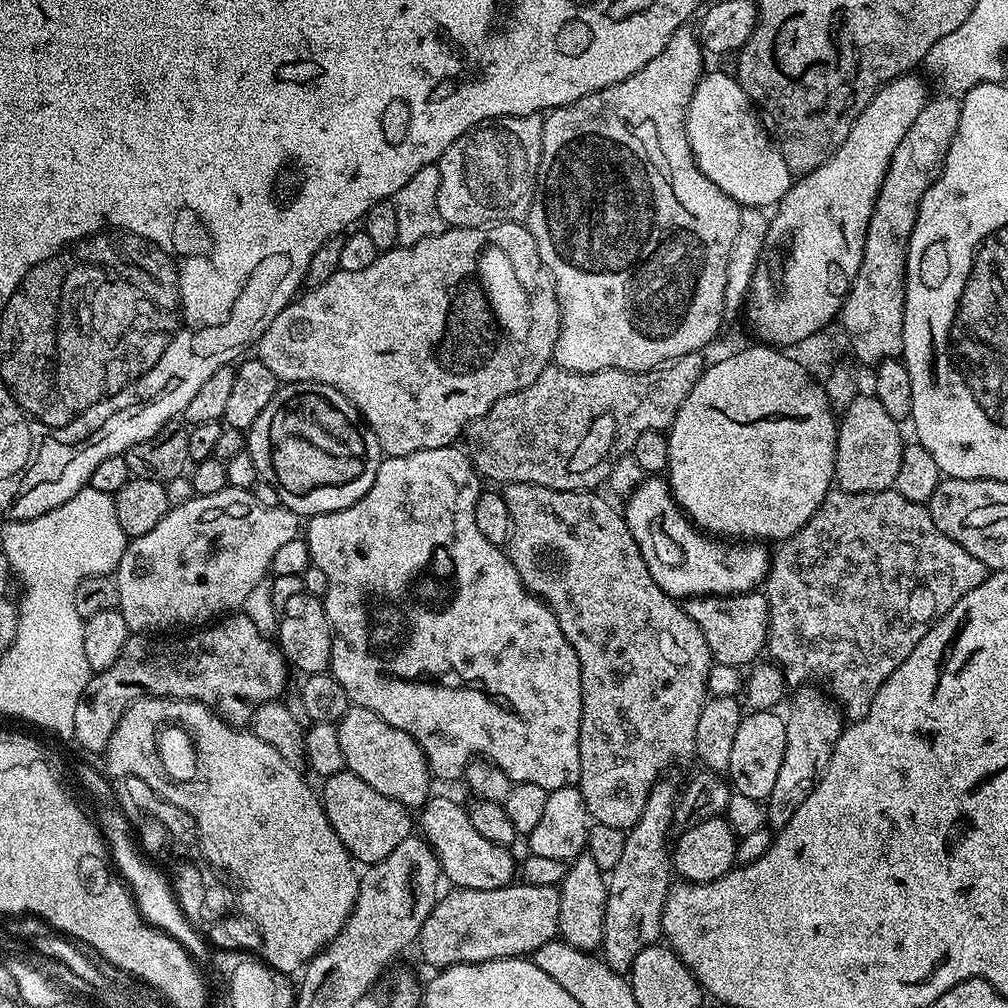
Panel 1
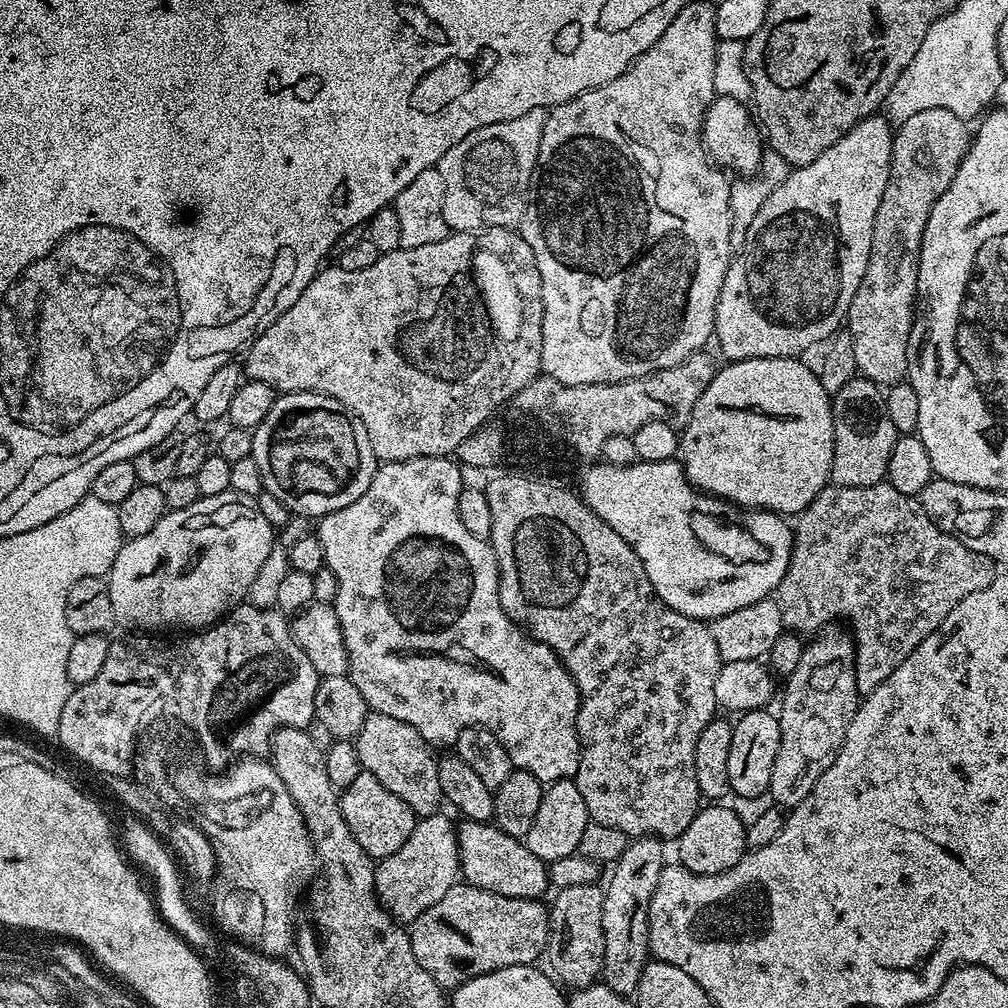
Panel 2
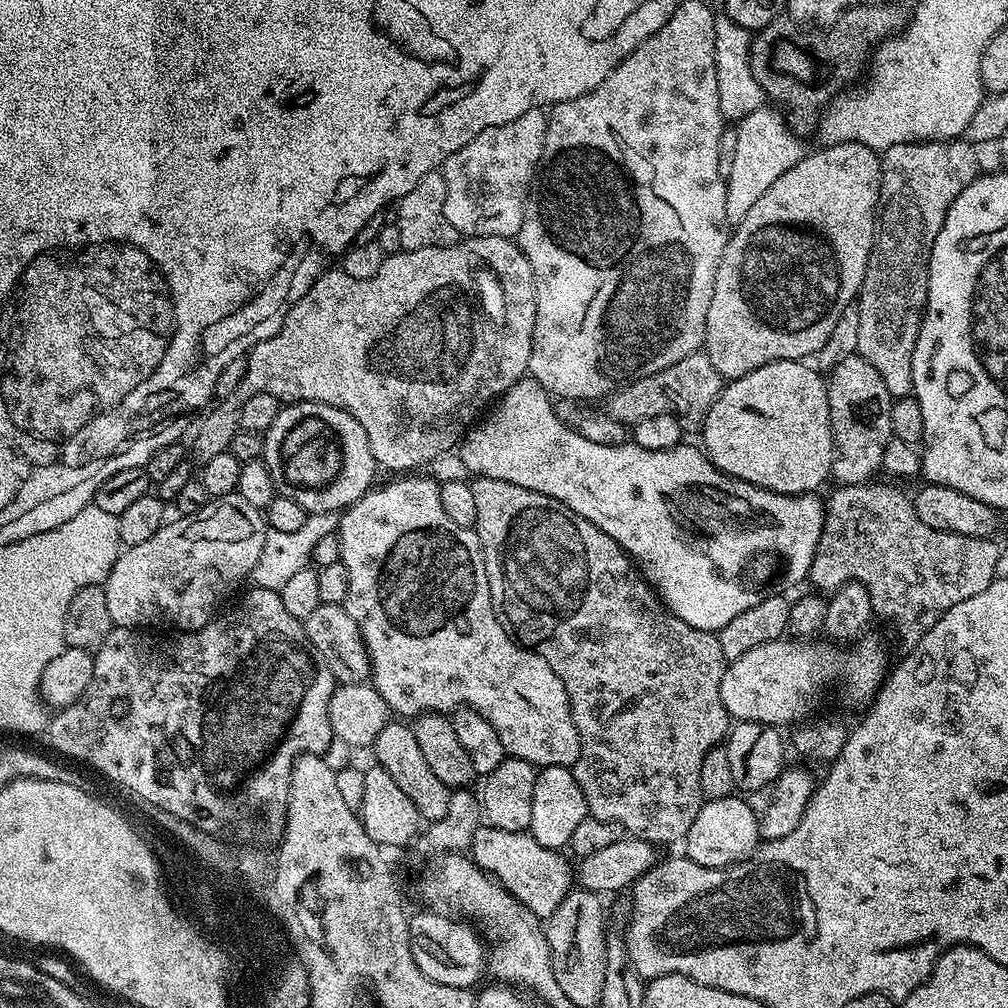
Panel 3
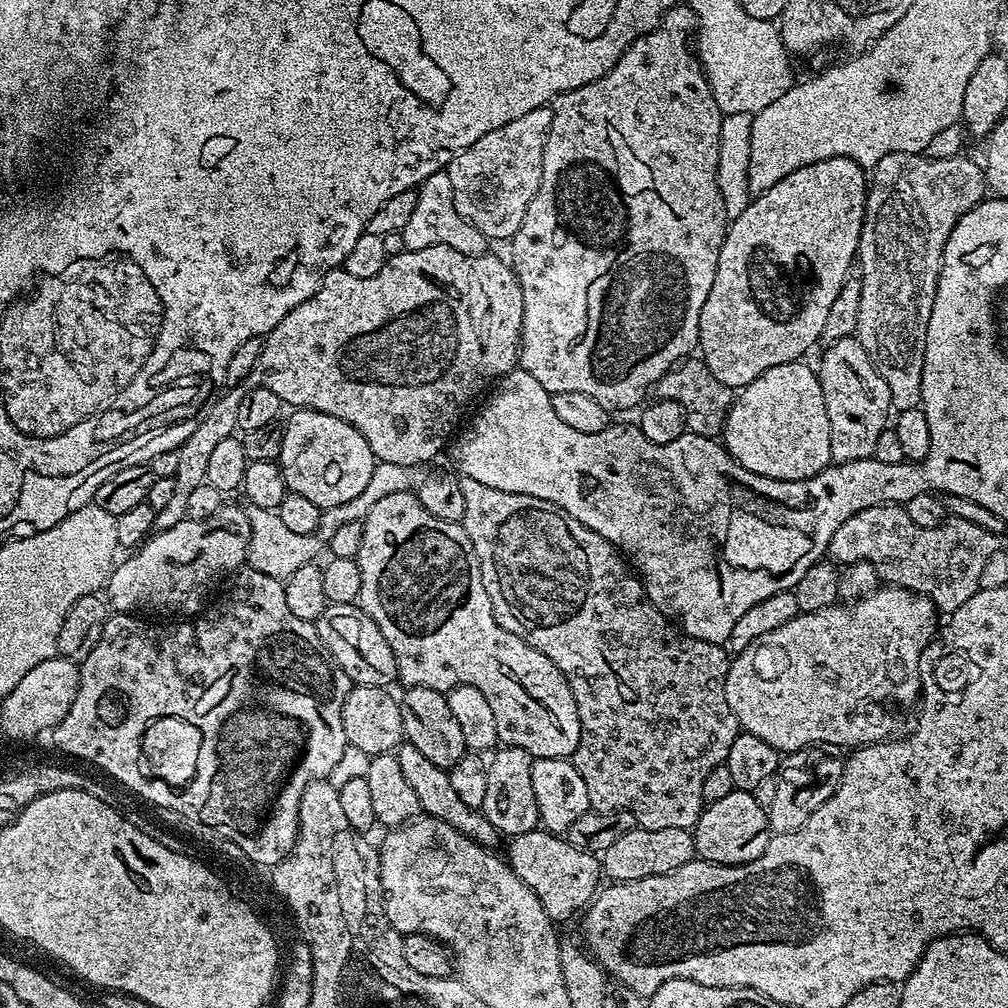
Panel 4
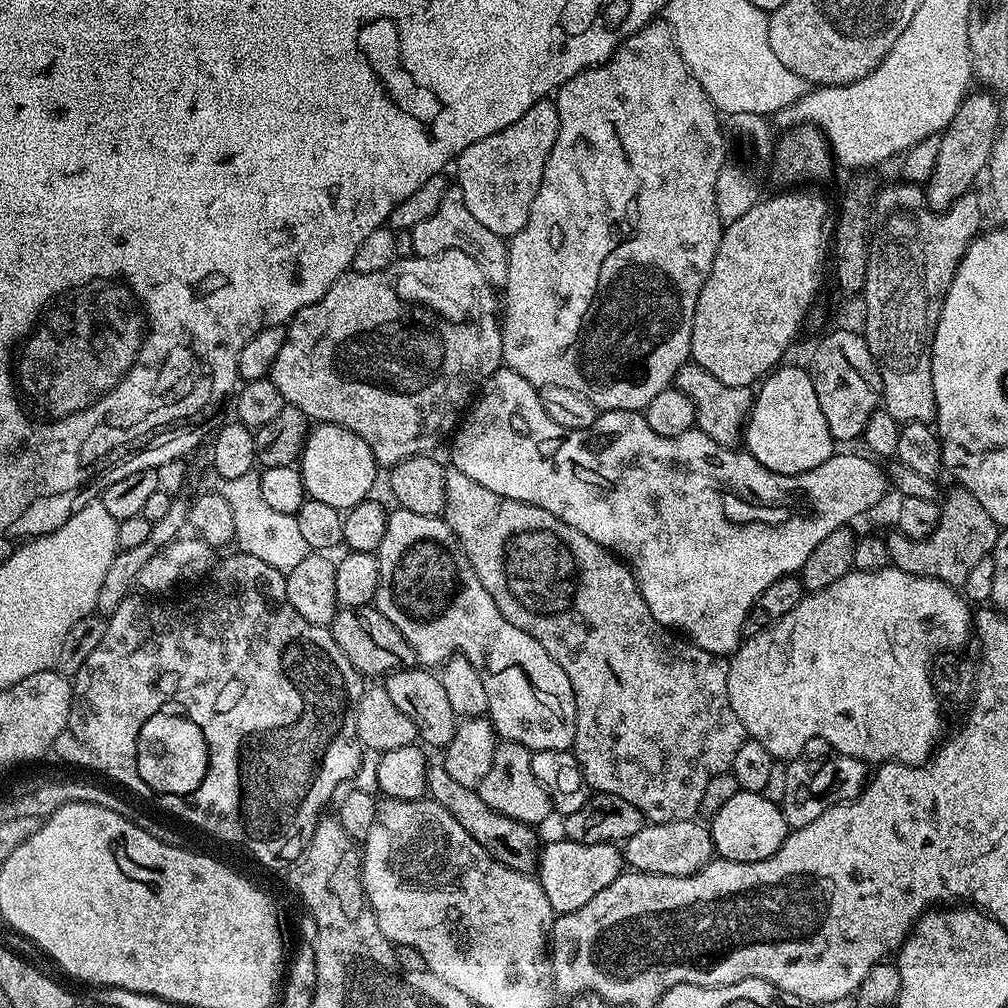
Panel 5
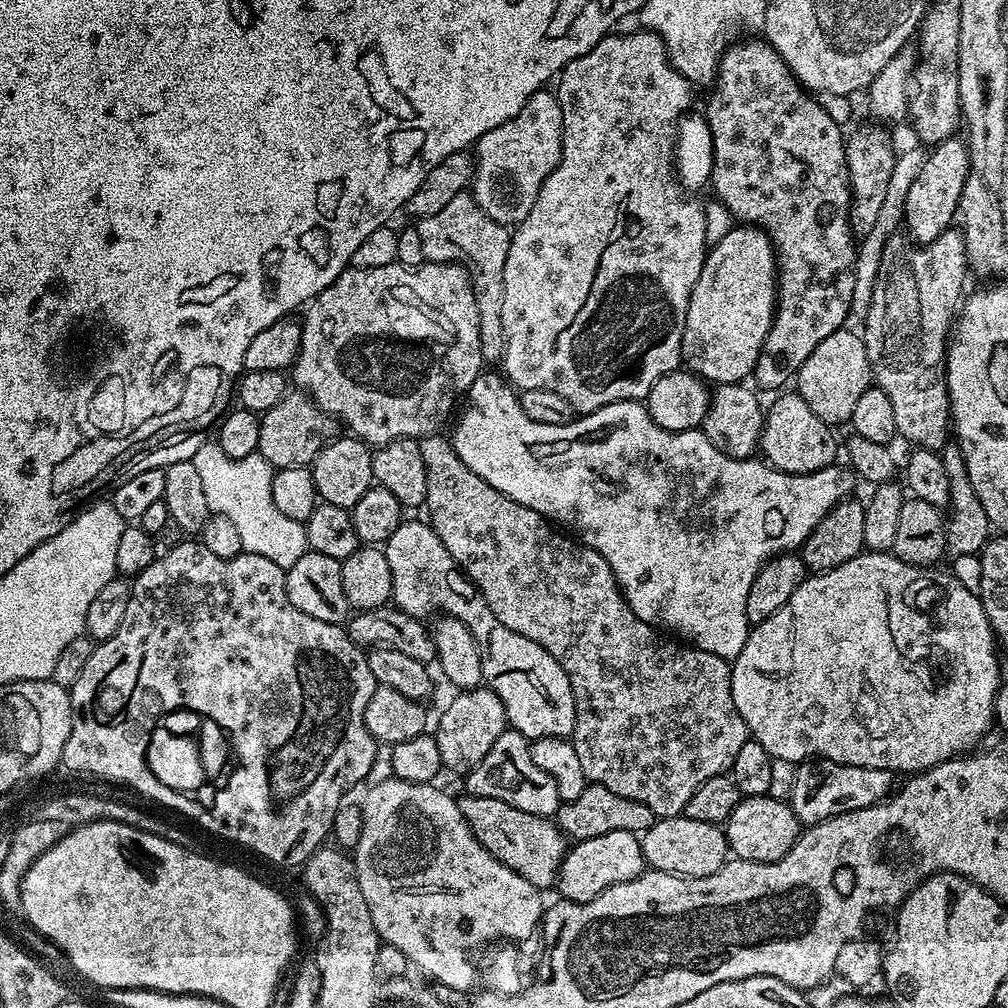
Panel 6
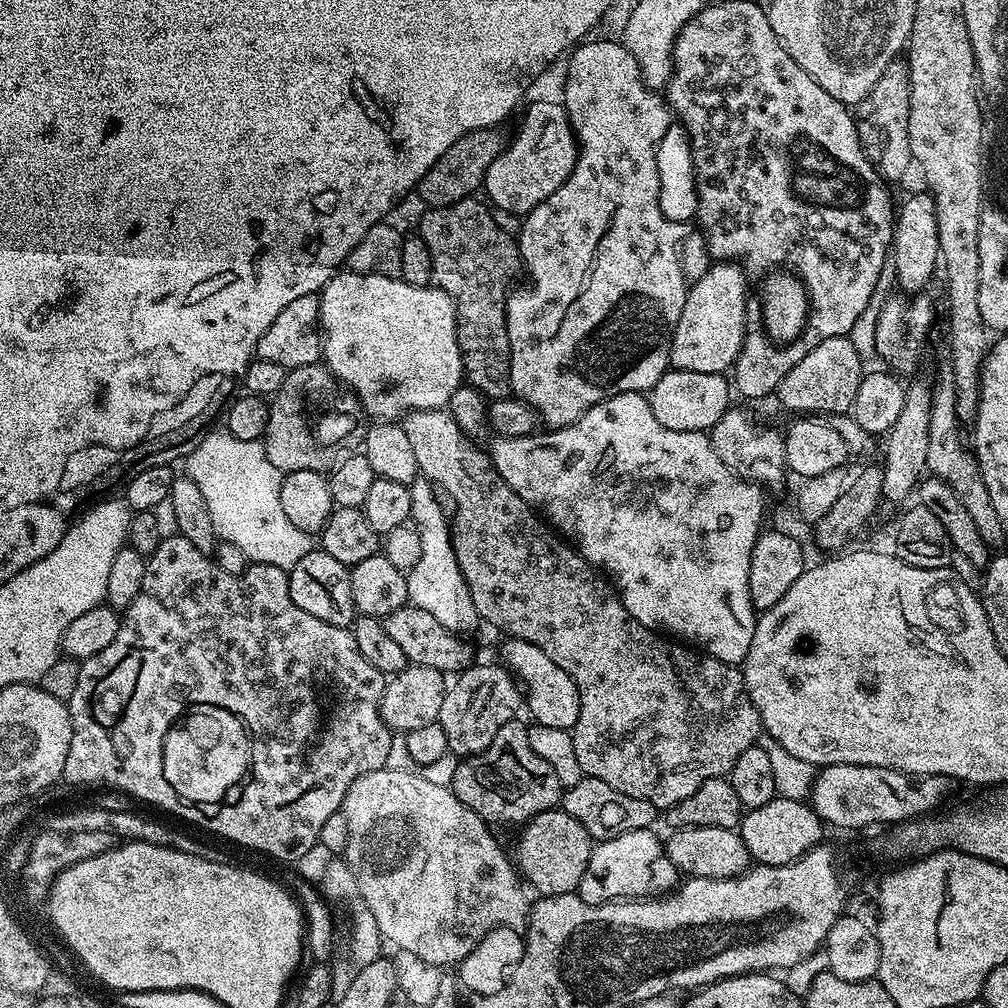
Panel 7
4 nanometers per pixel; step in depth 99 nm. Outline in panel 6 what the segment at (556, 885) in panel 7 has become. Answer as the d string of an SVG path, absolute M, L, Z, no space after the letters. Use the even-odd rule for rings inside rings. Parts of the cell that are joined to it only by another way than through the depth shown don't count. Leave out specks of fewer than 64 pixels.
M461 795L458 803L462 810L462 818L470 826L474 838L482 842L482 846L502 866L514 870L526 882L534 887L547 890L557 883L560 867L564 861L564 853L570 844L563 832L547 815L538 812L527 812L510 806L510 802L498 802L498 798L482 798L481 796Z

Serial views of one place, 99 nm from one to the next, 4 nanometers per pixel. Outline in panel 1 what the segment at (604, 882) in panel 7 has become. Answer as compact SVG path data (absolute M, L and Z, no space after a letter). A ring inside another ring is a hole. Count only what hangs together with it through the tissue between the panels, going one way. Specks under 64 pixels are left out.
M433 795L419 809L418 828L429 846L436 851L443 879L449 880L449 885L470 890L497 890L517 879L517 857L512 857L505 845L482 838L482 834L478 834L470 823L467 807L463 803L455 804L448 796Z

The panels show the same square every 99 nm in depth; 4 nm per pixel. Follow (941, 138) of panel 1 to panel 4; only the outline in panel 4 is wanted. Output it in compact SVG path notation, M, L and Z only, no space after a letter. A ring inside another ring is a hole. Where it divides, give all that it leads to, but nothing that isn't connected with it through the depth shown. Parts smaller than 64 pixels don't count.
M895 152L882 158L870 172L868 201L864 207L864 225L860 231L858 249L858 275L862 282L862 306L858 306L858 326L855 335L858 337L860 345L866 350L870 362L874 362L878 374L882 374L882 382L886 382L886 386L890 390L892 408L896 410L921 407L920 395L922 394L922 366L924 365L924 351L926 350L926 326L930 326L930 310L934 306L934 294L938 290L938 278L944 261L944 247L958 221L986 196L986 176L981 165L979 168L974 161L965 158L966 156L961 154L954 158L932 160L926 154Z

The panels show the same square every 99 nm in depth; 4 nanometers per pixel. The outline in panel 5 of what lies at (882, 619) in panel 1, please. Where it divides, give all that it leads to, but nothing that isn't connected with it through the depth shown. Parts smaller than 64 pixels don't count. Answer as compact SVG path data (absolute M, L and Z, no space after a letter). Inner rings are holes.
M959 486L953 487L953 492L943 497L942 503L940 504L940 521L938 526L930 533L930 535L925 540L912 540L908 536L903 536L899 530L893 531L892 537L887 537L886 545L888 548L888 554L891 563L897 568L901 568L903 572L909 572L911 576L929 576L931 580L941 580L944 584L951 584L953 586L962 586L967 580L967 575L970 574L970 570L974 569L974 566L982 562L982 558L991 556L992 548L995 545L995 540L998 539L1001 532L1001 525L994 522L994 518L990 518L990 514L986 514L986 510L982 510L982 502L978 502L978 498L974 498L974 494L970 494L965 488Z

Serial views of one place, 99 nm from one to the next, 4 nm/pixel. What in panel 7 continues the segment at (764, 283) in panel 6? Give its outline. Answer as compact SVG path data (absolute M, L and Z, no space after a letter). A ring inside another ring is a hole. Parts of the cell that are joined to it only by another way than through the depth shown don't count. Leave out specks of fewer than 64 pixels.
M716 262L700 280L691 281L686 306L682 306L678 326L672 335L668 359L673 369L724 374L736 363L746 333L744 299L748 296L748 284L744 275L745 269L739 263Z

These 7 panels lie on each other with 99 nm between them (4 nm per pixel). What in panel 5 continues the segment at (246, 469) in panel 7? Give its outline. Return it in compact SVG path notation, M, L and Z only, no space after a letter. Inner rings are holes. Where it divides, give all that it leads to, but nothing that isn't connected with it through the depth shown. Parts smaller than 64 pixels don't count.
M255 471L242 474L242 478L223 481L218 491L226 498L226 502L230 502L230 510L234 510L235 543L239 551L254 558L262 558L262 562L270 562L270 566L285 574L294 570L302 558L310 555L310 549L298 531L295 516L278 514L278 510L270 510L270 506L266 506L260 489L260 477Z

